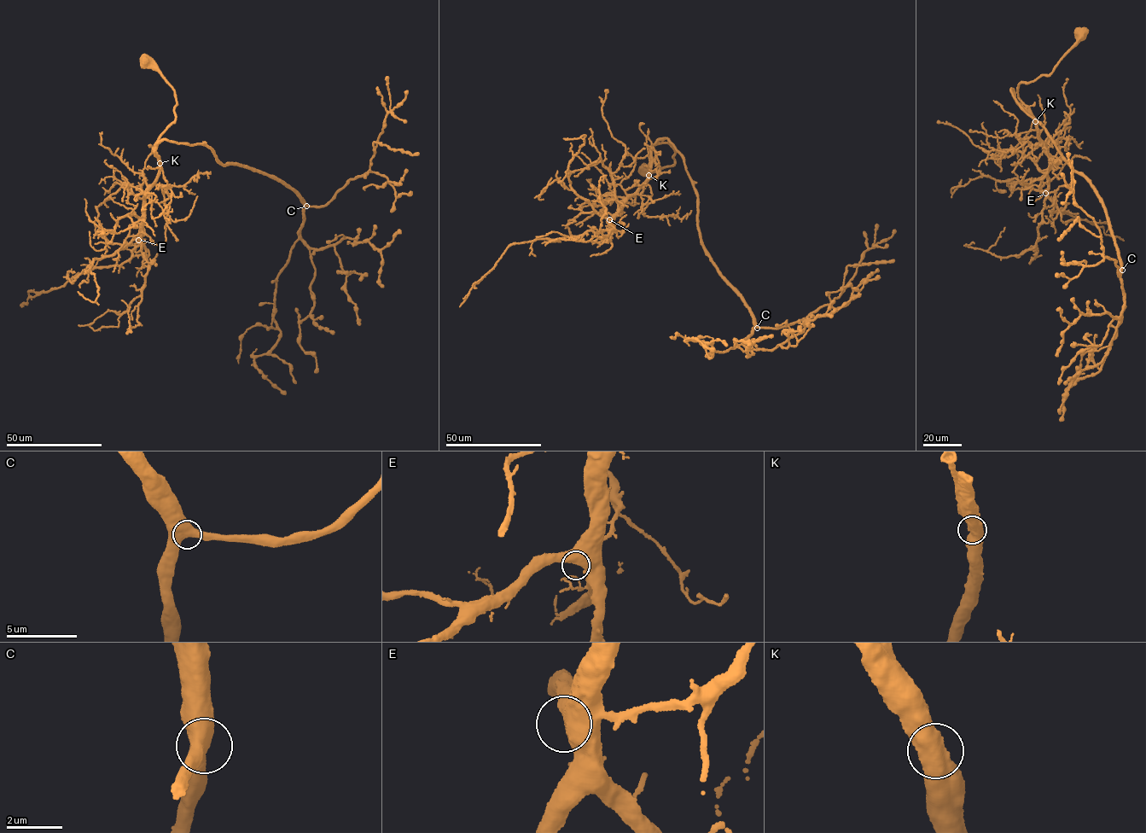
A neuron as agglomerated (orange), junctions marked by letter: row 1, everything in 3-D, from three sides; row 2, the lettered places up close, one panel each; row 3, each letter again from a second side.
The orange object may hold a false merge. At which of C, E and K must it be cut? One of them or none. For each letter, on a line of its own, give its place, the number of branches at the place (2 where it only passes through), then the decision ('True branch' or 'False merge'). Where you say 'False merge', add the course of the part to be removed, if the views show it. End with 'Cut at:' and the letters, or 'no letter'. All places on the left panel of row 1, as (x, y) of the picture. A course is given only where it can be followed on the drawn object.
C: Place: (306, 206). Branches: 2. True branch
E: Place: (138, 240). Branches: 2. True branch
K: Place: (159, 163). Branches: 2. True branch
Cut at: no letter

